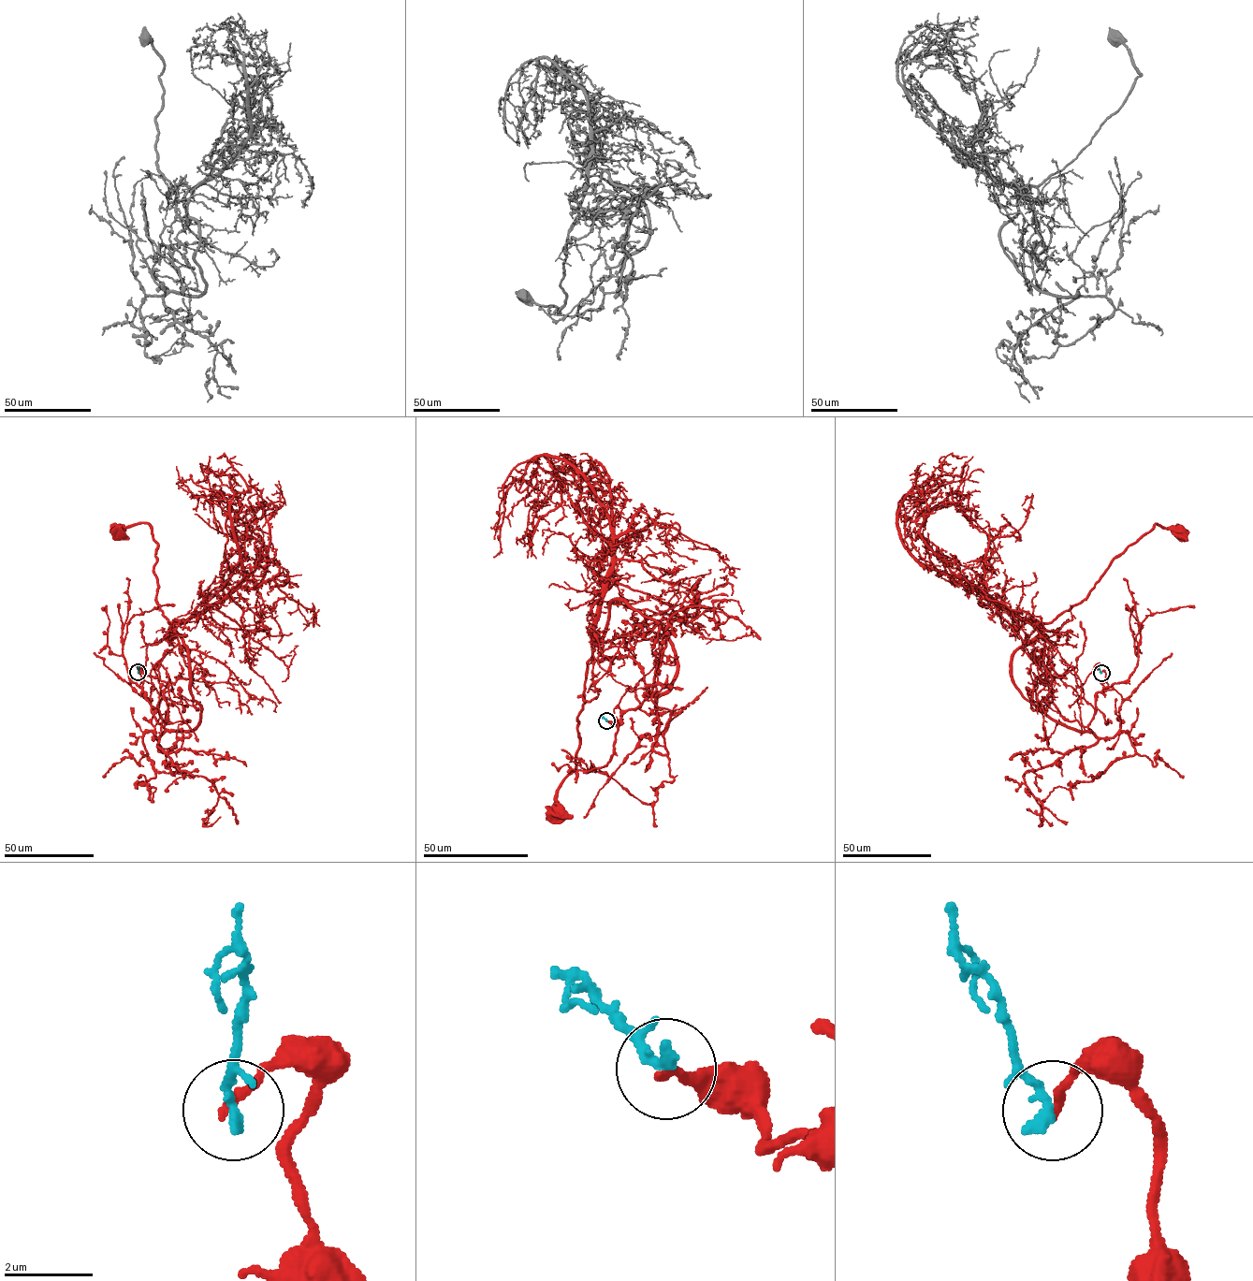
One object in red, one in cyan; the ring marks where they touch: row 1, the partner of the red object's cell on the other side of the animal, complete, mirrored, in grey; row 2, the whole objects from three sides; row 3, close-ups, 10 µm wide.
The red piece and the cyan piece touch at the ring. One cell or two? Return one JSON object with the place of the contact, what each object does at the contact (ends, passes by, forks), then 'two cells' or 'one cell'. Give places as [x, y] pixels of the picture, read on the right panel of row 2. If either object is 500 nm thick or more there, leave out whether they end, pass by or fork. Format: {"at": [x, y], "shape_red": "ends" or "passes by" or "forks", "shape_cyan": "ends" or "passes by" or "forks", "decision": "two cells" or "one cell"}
{"at": [1101, 673], "shape_red": "ends", "shape_cyan": "ends", "decision": "two cells"}

